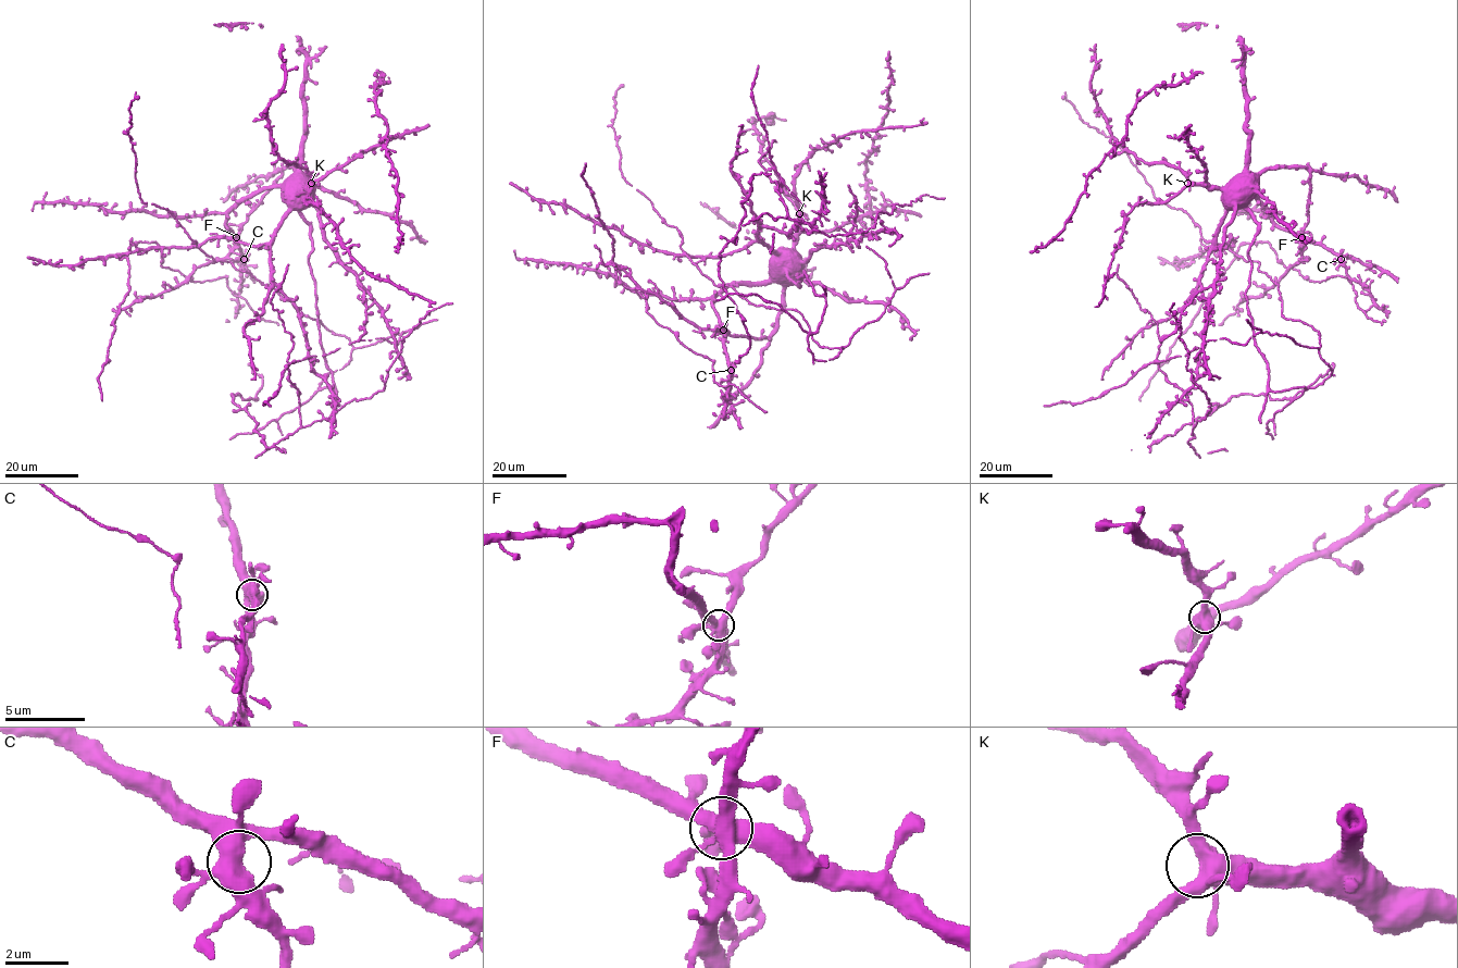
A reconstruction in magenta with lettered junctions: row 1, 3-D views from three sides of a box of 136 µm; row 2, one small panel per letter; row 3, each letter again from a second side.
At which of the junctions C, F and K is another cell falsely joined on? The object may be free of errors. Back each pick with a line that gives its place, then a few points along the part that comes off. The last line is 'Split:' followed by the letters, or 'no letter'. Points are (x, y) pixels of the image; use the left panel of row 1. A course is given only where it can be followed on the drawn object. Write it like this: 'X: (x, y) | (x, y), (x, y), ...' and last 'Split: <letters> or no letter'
Split: no letter

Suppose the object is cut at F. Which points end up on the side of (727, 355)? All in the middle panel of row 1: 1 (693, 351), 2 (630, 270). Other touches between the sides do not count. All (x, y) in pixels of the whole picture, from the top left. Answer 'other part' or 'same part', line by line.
1: same part
2: other part

